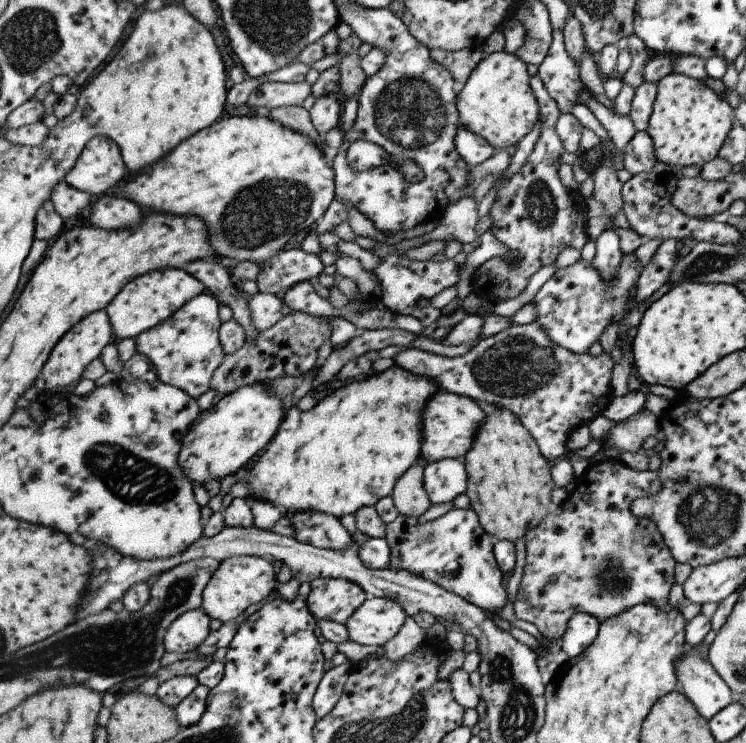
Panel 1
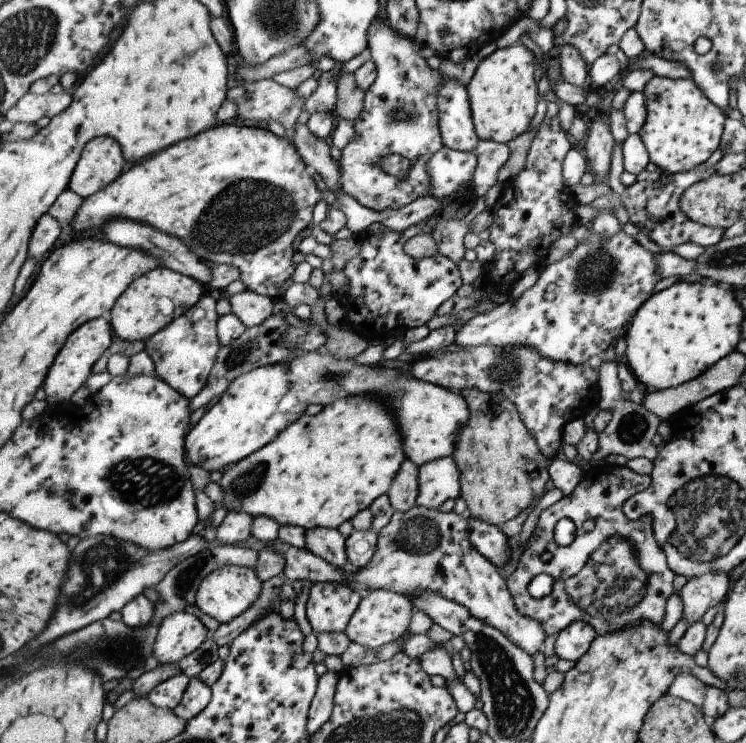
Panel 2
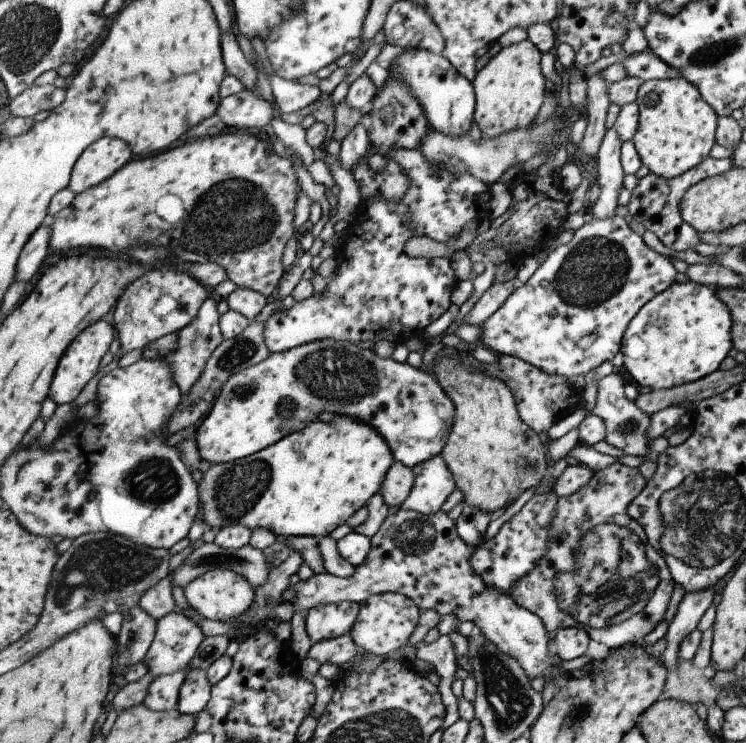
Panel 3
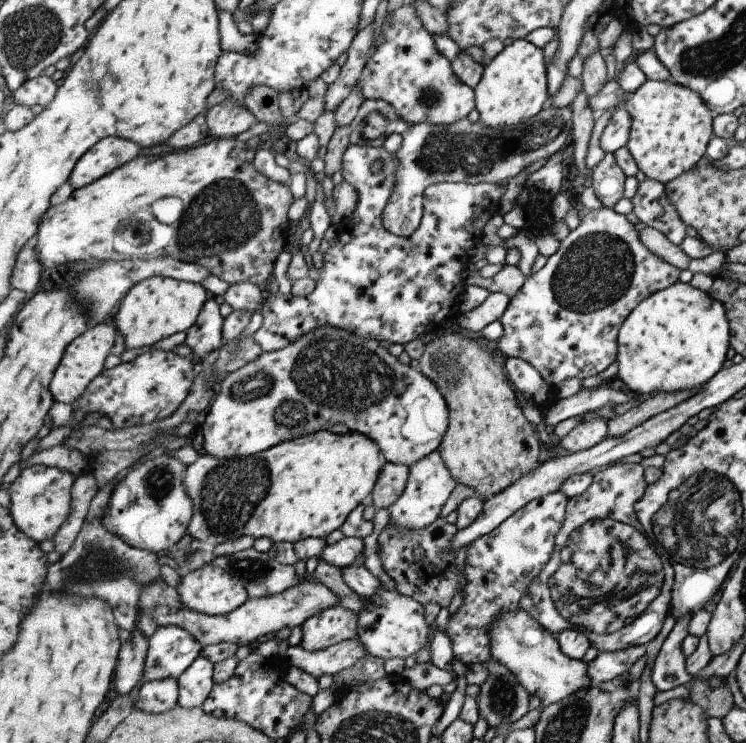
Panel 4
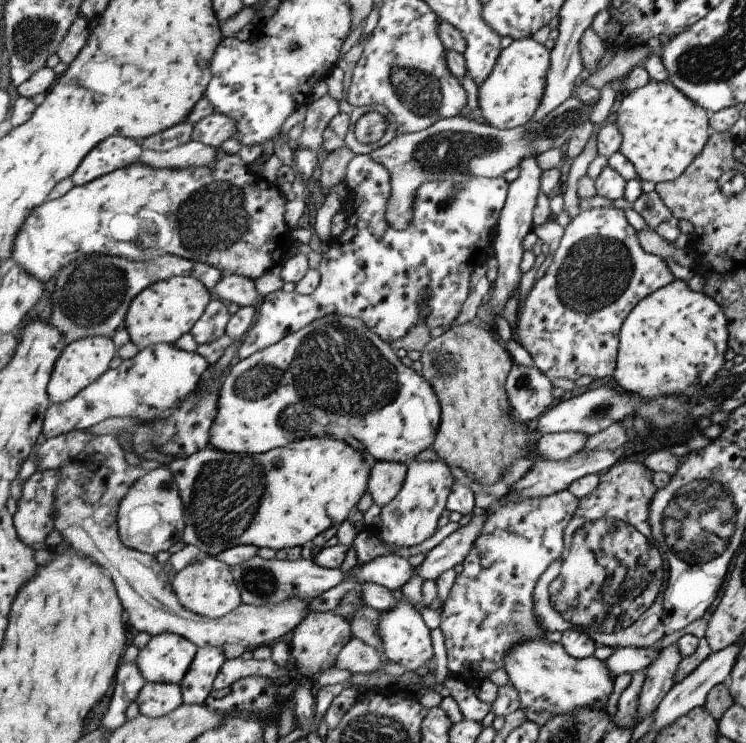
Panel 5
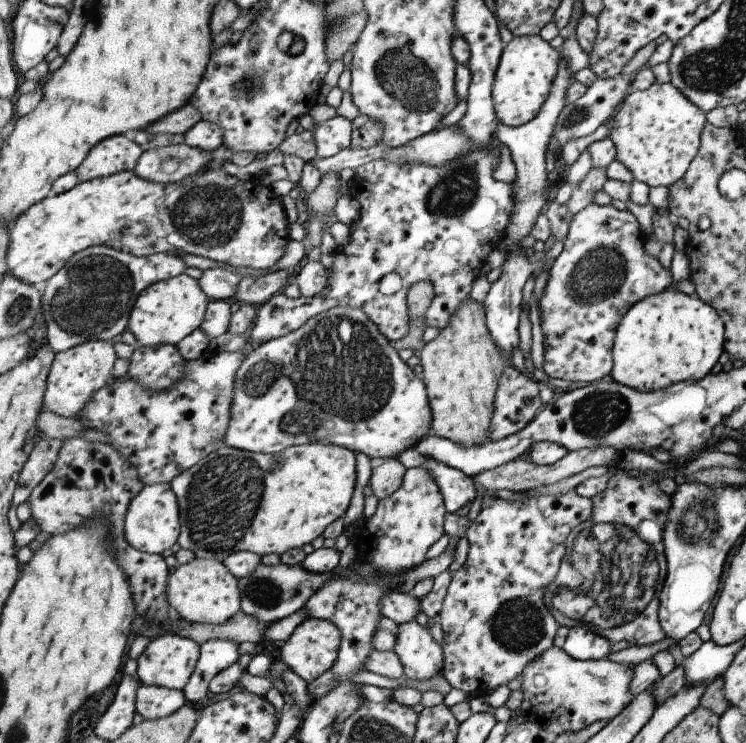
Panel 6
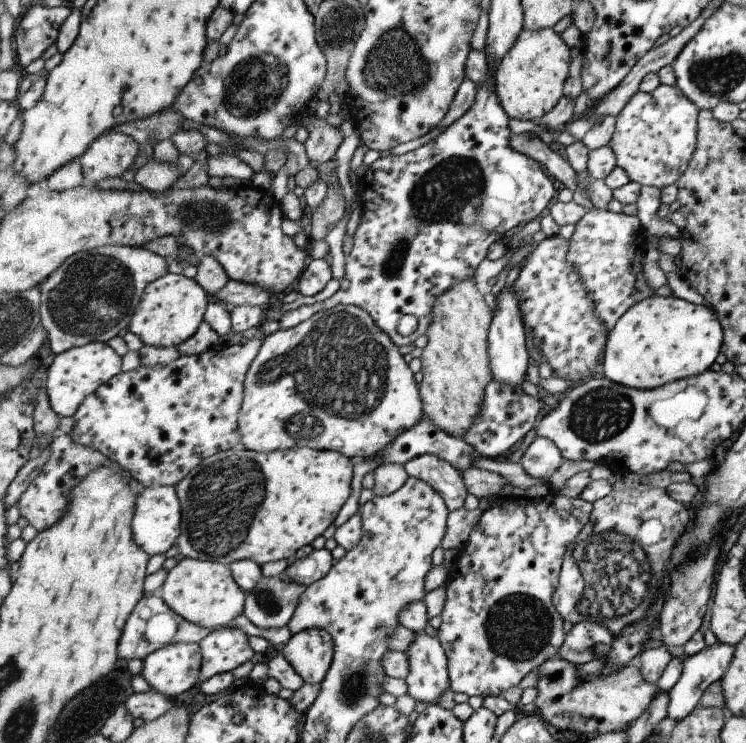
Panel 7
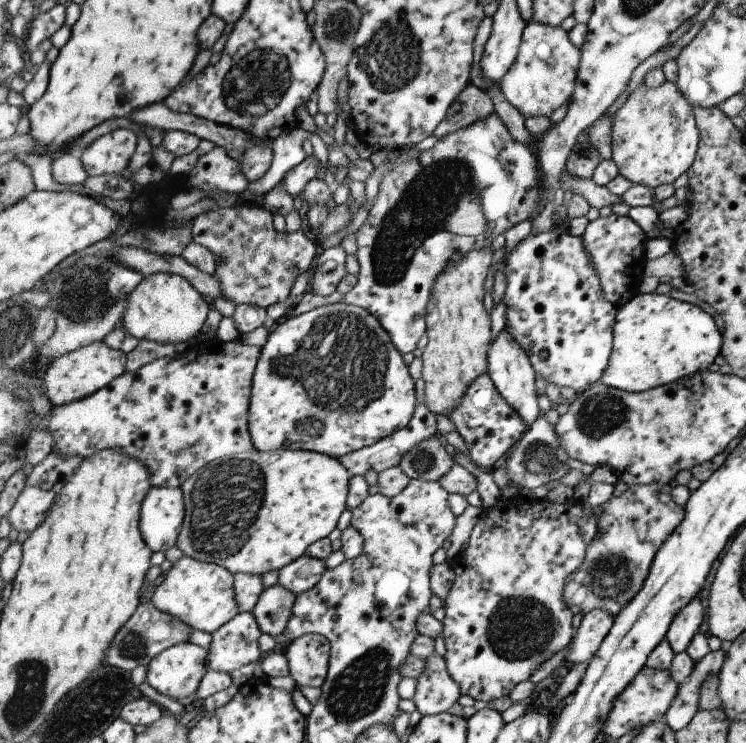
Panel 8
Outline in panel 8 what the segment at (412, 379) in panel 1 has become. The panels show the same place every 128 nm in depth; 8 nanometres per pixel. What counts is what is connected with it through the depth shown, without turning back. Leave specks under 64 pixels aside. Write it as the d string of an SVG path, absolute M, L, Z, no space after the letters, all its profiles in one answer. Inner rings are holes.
M255 449L247 454L231 455L226 459L215 460L213 463L207 464L203 471L197 472L195 476L180 487L184 490L186 516L184 527L181 530L180 539L176 546L184 555L207 563L219 564L223 568L227 568L233 575L245 573L263 576L263 574L267 574L271 570L280 572L295 560L300 559L301 556L304 556L311 544L324 540L335 528L337 529L341 514L348 508L349 486L352 478L352 473L345 468L339 459L314 451L278 449L277 451L262 452Z

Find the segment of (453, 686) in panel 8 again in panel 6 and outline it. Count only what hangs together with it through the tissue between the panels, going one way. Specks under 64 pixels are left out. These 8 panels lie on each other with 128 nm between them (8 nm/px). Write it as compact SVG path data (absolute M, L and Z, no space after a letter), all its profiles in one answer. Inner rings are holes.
M411 620L399 625L394 652L403 662L407 678L425 680L444 673L445 654L442 644L437 644L428 626Z

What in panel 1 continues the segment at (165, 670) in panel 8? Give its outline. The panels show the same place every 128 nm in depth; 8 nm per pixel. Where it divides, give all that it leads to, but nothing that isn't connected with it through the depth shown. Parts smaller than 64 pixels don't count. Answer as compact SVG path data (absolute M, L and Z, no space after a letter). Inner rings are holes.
M195 609L182 614L168 628L164 645L168 652L195 652L212 634L211 617L205 609Z

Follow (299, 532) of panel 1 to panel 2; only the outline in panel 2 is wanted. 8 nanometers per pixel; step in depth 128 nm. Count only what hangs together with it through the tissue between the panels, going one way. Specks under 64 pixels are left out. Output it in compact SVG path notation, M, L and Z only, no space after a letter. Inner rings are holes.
M313 528L307 532L307 549L319 558L327 560L337 570L349 570L350 561L347 554L347 538L337 528Z

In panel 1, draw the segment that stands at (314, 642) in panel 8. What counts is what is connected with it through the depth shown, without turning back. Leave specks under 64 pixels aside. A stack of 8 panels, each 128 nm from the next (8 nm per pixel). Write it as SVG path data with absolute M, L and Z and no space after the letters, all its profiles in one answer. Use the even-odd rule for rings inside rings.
M317 577L307 596L309 608L318 618L347 624L369 598L366 590L353 579Z

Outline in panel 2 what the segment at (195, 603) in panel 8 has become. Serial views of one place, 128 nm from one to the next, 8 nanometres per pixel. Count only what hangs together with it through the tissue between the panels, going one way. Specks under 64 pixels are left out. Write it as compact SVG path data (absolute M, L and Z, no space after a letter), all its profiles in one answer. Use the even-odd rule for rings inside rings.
M237 565L223 566L204 579L196 592L196 605L205 615L216 619L220 624L232 623L257 603L263 588L264 582L257 576L254 568Z

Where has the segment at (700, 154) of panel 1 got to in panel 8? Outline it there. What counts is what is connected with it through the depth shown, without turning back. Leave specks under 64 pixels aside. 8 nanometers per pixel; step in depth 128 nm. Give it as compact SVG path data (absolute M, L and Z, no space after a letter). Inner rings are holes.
M666 81L662 86L650 88L641 84L631 93L627 103L613 120L612 154L619 171L631 184L643 185L655 189L661 185L673 184L681 174L687 173L700 151L700 129L696 122L696 113L688 98L681 92L676 83Z

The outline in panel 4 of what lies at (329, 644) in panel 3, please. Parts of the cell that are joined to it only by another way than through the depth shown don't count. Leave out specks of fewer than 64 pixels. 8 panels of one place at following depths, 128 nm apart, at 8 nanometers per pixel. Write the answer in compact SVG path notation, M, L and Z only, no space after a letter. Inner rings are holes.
M359 638L347 639L320 651L310 651L301 646L289 647L286 656L293 666L310 673L315 678L337 674L357 664L369 653Z

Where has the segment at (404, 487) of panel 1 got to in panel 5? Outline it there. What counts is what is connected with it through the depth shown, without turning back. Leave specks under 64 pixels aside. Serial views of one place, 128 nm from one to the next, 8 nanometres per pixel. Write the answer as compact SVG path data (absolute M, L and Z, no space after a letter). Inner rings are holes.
M376 461L372 468L368 491L375 504L384 507L403 488L408 475L408 464L391 461Z

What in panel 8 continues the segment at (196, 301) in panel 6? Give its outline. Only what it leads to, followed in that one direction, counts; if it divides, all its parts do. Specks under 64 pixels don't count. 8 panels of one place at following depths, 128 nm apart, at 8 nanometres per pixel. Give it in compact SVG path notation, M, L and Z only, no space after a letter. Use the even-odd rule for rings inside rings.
M159 272L145 277L129 296L122 326L128 335L140 342L151 340L162 344L192 342L199 338L213 306L209 299L188 280L176 273Z

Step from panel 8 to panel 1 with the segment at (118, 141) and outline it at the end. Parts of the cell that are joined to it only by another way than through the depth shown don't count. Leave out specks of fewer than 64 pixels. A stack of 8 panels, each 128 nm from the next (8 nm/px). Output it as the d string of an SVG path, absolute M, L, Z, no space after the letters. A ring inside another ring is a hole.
M96 136L81 151L66 180L71 186L93 196L107 195L116 192L129 177L127 166L116 141L108 136Z

